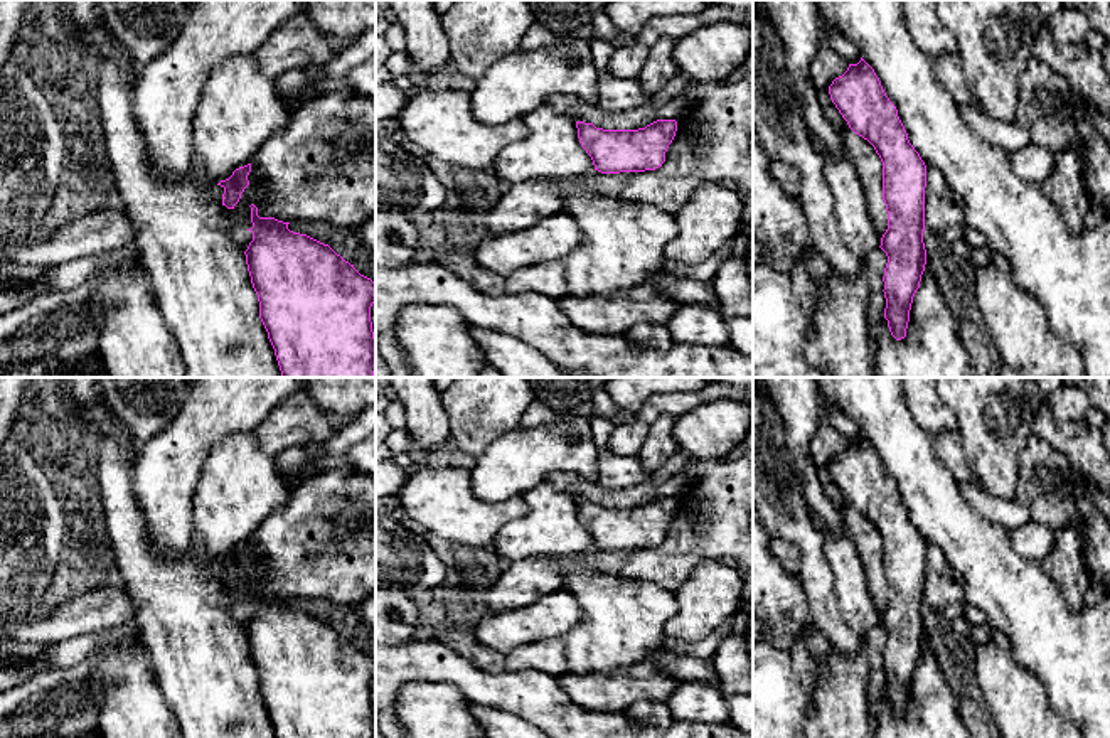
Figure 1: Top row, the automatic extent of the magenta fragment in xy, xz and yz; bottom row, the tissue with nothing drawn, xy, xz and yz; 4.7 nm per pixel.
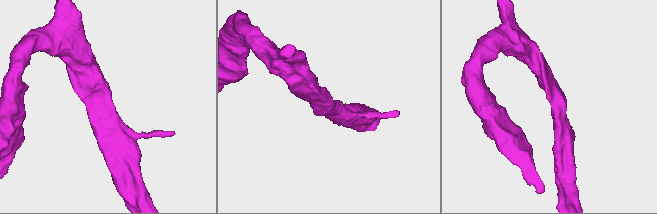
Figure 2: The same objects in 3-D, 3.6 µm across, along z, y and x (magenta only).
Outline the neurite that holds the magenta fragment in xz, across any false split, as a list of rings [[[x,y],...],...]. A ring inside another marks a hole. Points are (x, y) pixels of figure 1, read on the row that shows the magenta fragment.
[[[657,120],[638,130],[603,130],[576,121],[581,147],[601,174],[645,172],[662,167],[677,121]]]

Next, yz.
[[[862,57],[832,81],[829,94],[849,128],[867,140],[883,162],[883,201],[888,211],[888,229],[879,246],[888,256],[883,276],[884,318],[891,335],[901,340],[926,265],[926,165],[910,143],[879,78]]]

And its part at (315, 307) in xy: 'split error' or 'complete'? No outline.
complete

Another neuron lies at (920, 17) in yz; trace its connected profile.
[[[901,0],[903,22],[915,45],[930,57],[957,54],[955,37],[937,15],[935,0]]]

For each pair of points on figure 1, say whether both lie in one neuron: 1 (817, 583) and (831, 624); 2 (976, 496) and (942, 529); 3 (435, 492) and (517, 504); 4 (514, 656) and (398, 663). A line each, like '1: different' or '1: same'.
1: same
2: different
3: same
4: different

